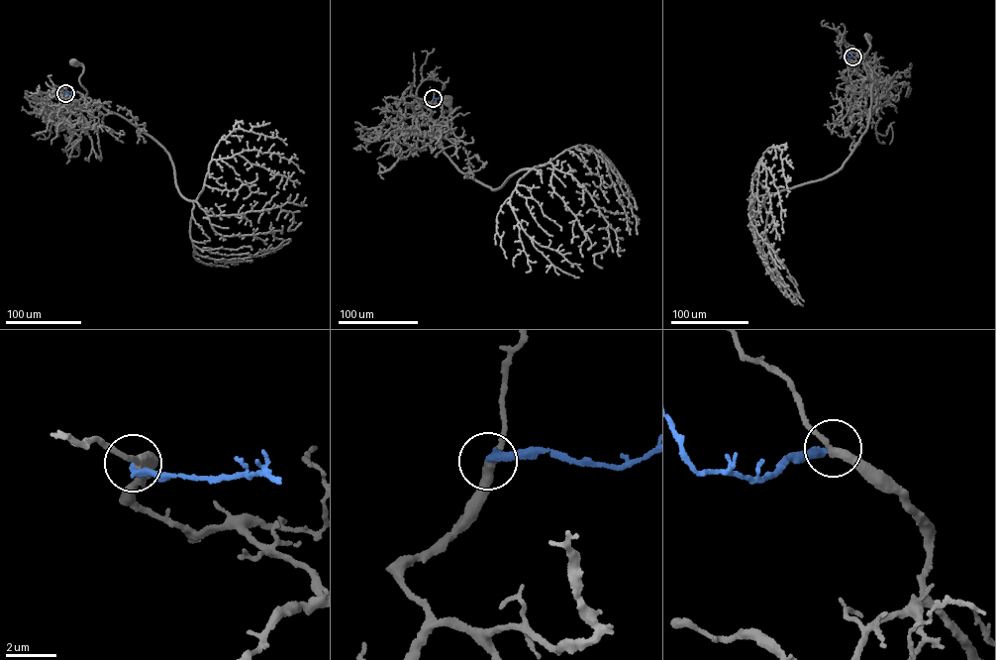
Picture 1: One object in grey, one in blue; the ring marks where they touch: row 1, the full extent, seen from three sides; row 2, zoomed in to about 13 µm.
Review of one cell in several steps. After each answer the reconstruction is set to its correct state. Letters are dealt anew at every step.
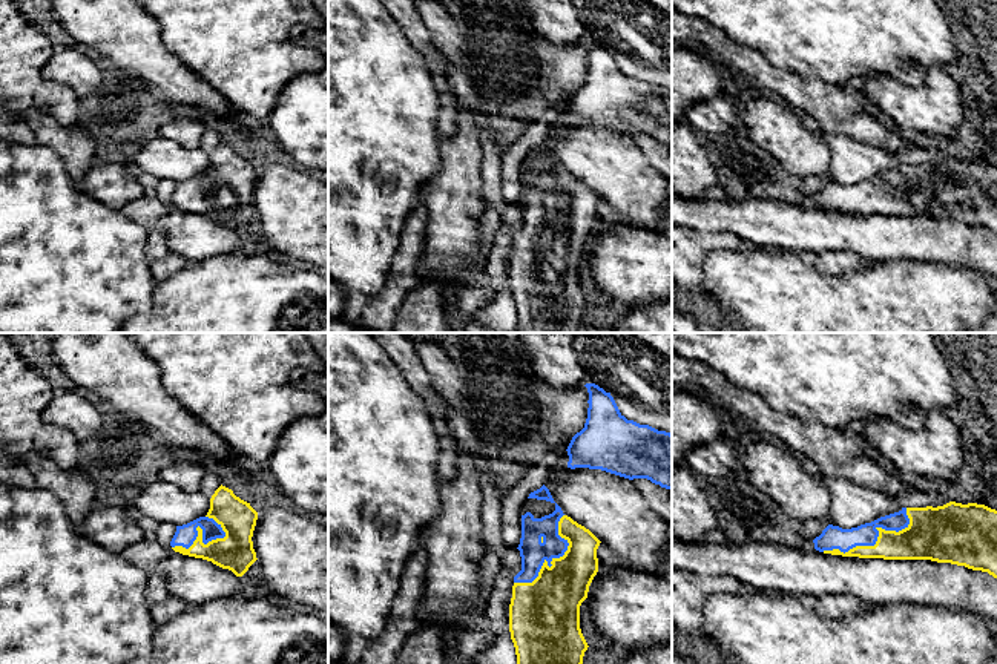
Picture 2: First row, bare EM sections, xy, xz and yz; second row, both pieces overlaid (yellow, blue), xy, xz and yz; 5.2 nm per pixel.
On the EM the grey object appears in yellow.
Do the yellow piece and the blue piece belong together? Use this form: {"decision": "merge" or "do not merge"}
{"decision": "merge"}

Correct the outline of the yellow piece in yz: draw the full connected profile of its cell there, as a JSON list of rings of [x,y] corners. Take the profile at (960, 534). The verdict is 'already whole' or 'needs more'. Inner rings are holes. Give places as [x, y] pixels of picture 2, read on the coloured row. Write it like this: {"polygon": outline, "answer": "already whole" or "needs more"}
{"polygon": [[[977,503],[902,508],[851,529],[828,524],[813,543],[831,555],[931,560],[997,578],[997,511]]], "answer": "needs more"}

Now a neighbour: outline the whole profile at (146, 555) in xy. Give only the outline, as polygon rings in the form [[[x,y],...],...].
[[[143,540],[126,547],[120,555],[150,575],[158,570],[160,561],[169,557],[172,552],[172,546]]]

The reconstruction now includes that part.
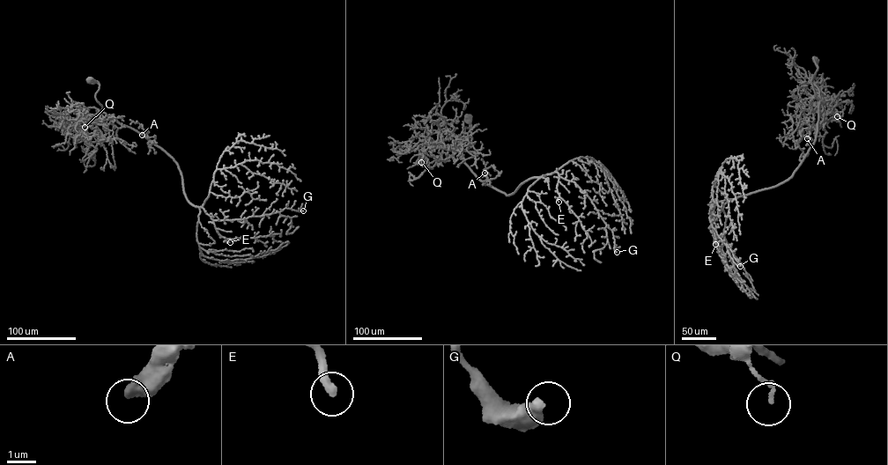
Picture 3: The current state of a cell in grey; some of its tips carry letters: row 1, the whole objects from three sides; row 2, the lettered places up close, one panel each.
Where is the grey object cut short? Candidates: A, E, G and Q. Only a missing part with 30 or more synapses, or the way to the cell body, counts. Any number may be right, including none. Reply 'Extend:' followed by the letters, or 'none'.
Extend: E

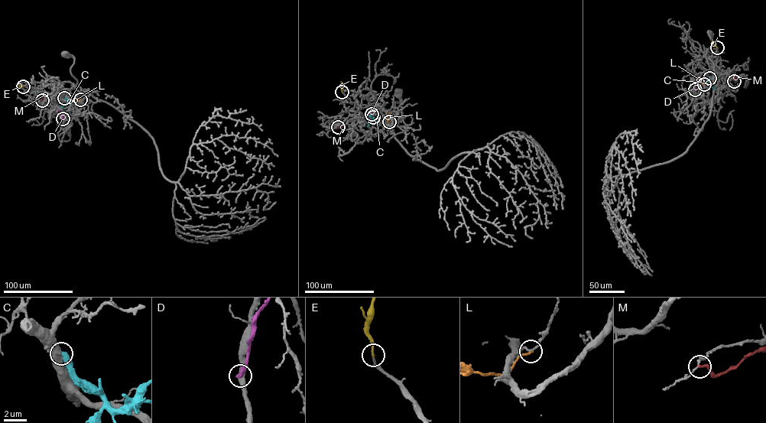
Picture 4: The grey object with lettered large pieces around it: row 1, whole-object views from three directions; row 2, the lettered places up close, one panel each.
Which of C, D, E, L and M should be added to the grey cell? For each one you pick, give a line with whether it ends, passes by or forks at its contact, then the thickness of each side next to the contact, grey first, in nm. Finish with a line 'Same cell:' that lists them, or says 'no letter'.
E: it ends | 160/220 nm
Same cell: E

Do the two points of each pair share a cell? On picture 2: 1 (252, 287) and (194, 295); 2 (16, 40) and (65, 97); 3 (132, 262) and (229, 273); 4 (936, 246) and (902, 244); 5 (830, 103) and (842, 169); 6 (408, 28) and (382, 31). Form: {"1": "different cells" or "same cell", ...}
{"1": "same cell", "2": "same cell", "3": "different cells", "4": "same cell", "5": "different cells", "6": "different cells"}

